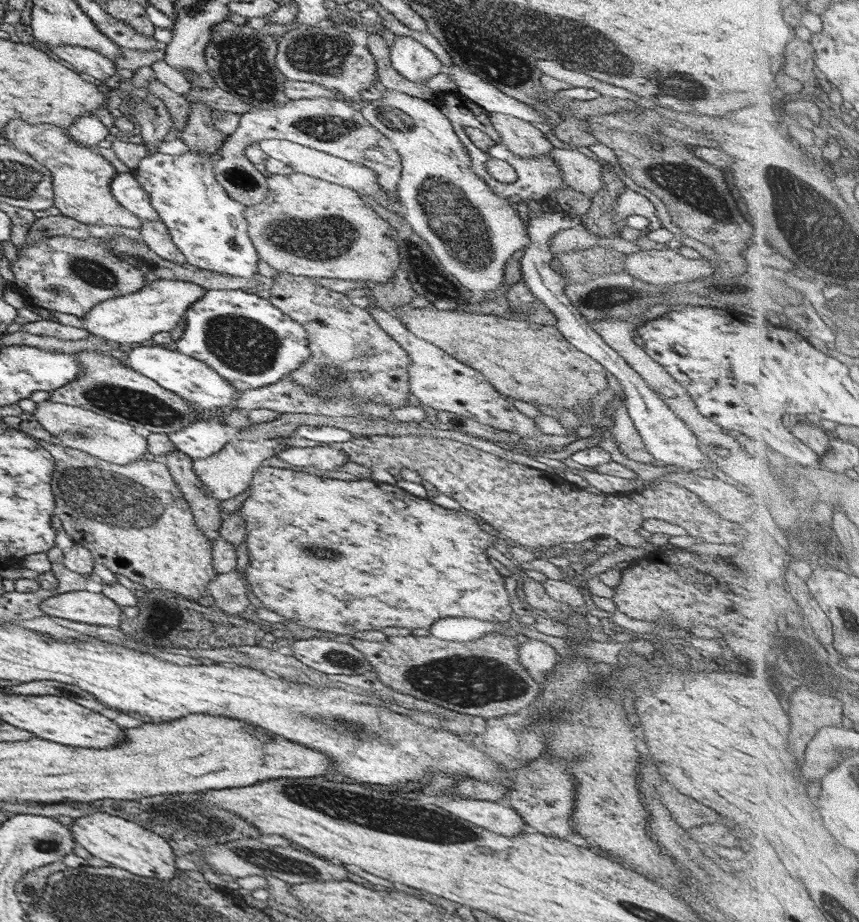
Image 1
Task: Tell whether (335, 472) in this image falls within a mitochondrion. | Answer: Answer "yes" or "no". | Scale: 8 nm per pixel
no

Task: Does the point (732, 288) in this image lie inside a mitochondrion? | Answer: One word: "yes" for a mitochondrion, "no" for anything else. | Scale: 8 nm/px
no

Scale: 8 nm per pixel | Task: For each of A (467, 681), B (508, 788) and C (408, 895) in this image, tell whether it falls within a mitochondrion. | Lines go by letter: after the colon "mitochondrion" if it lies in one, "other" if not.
A: mitochondrion
B: other
C: other

